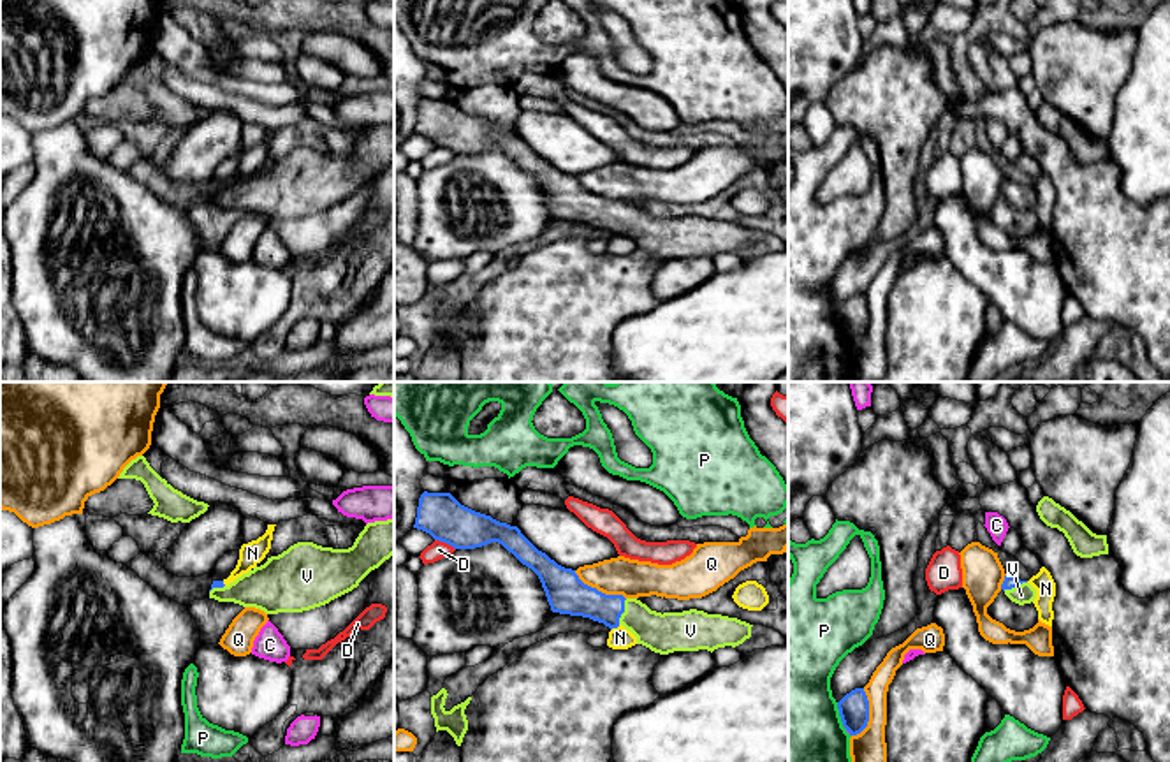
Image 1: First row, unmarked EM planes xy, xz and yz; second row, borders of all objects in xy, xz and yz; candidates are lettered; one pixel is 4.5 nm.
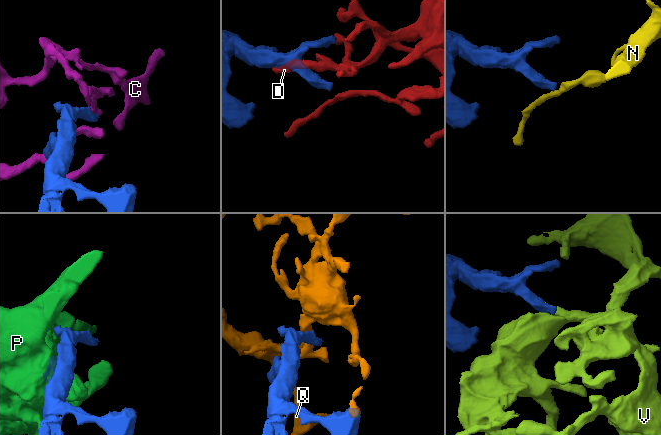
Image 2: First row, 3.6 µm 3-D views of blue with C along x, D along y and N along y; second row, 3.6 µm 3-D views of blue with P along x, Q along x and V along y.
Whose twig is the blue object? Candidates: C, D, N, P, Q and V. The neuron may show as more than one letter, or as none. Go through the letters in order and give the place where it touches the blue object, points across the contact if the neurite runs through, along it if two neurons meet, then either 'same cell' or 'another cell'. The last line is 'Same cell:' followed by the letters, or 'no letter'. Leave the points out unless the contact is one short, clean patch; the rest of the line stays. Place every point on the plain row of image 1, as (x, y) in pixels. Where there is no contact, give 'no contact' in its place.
C: contact yz (848, 337); border yz (847, 335), (850, 338); another cell
D: contact xz (446, 148); another cell
N: contact xz (614, 233); border xz (620, 231), (611, 236); another cell
P: contact yz (840, 321); another cell
Q: contact xz (597, 196); another cell
V: contact xz (623, 217); way xz (572, 203), (606, 215), (623, 217), (658, 238), (667, 238); same cell
Same cell: V

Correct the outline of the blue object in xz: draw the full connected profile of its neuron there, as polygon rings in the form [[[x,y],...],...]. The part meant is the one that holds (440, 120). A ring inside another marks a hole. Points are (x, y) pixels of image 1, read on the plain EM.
[[[428,99],[419,104],[417,123],[413,134],[429,139],[435,146],[445,148],[454,155],[475,155],[491,148],[501,150],[523,171],[531,174],[545,197],[552,218],[582,222],[605,232],[618,234],[623,231],[637,243],[637,250],[649,253],[654,259],[669,260],[674,257],[714,257],[725,252],[739,252],[751,243],[751,232],[737,223],[721,220],[707,220],[704,216],[690,215],[683,218],[656,218],[637,204],[625,204],[623,201],[605,201],[596,194],[584,190],[575,176],[565,174],[538,157],[517,132],[500,128],[491,121],[475,118],[461,111],[450,99]]]

